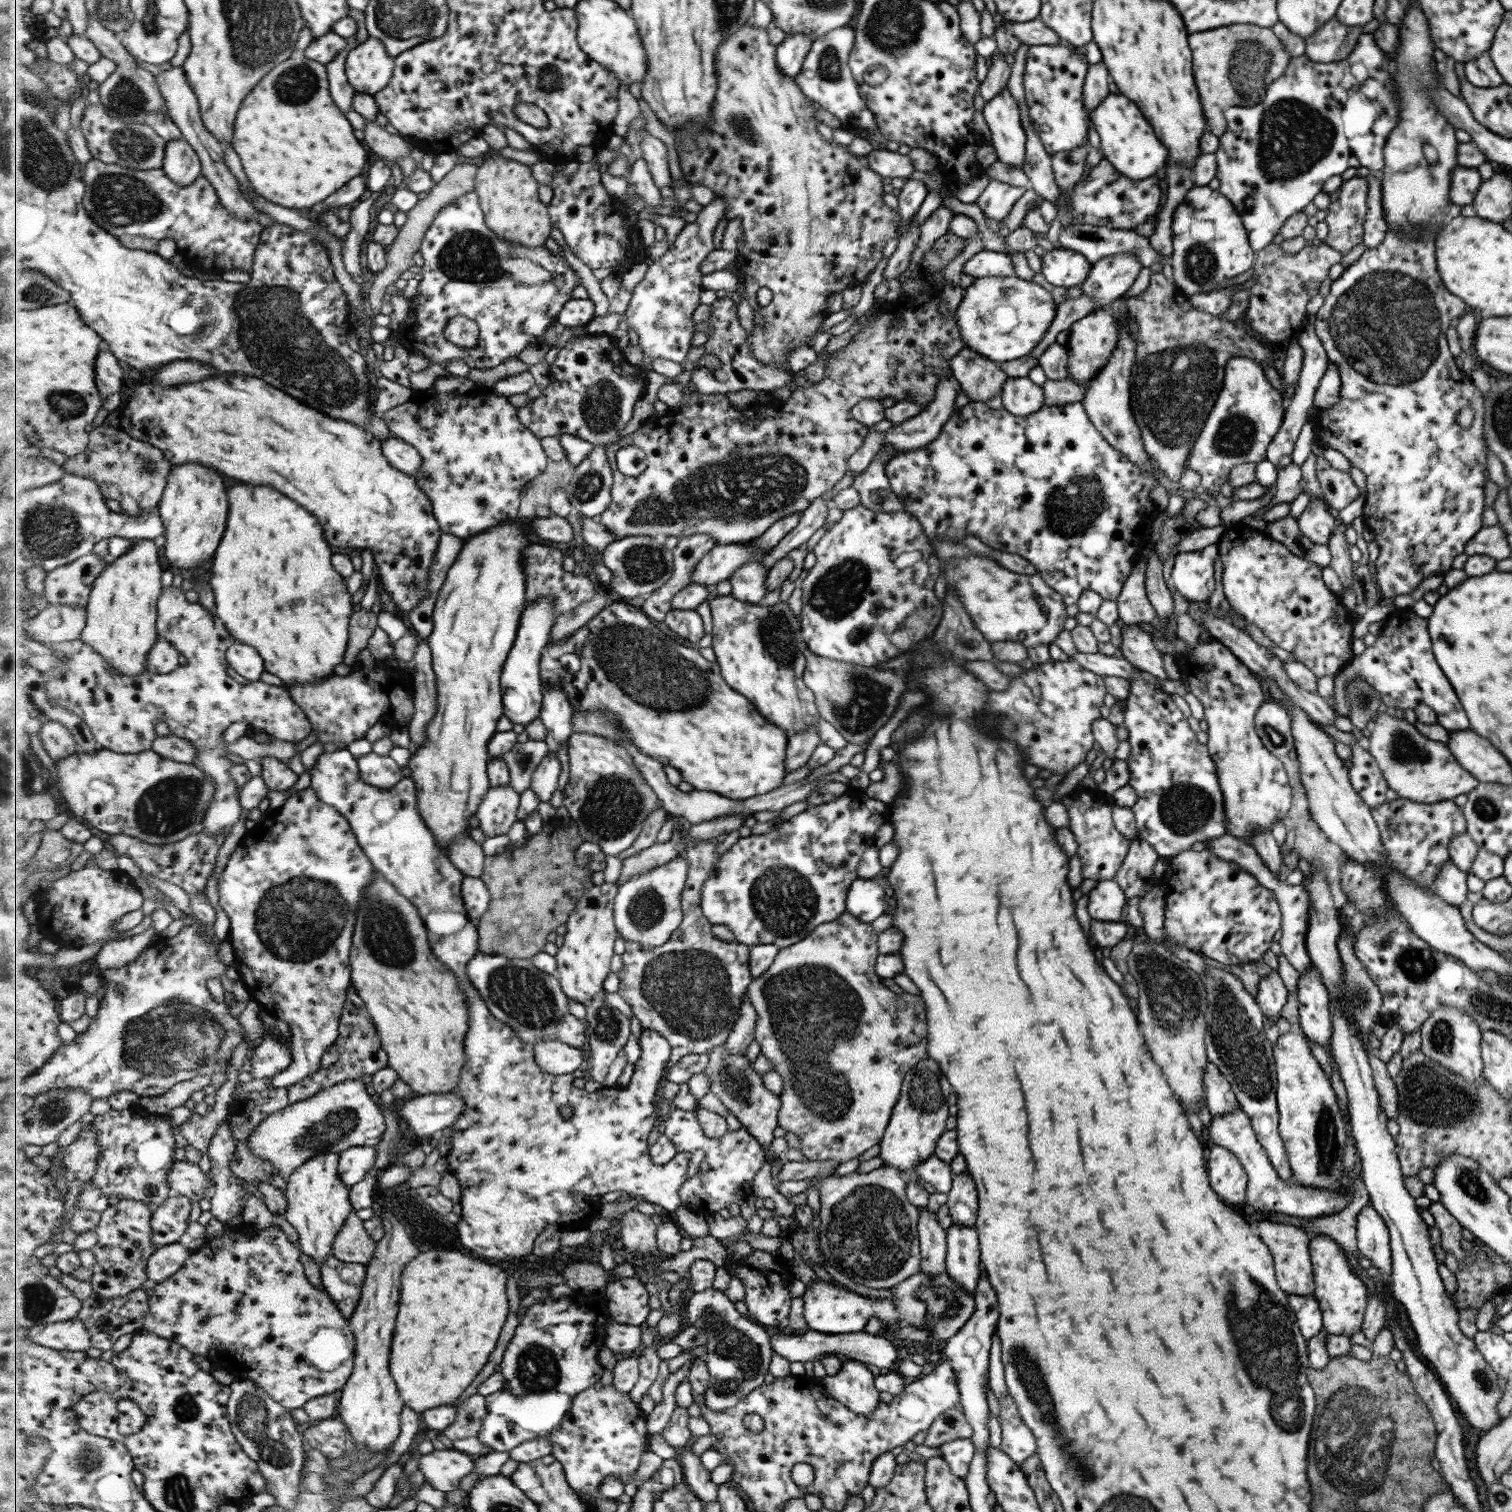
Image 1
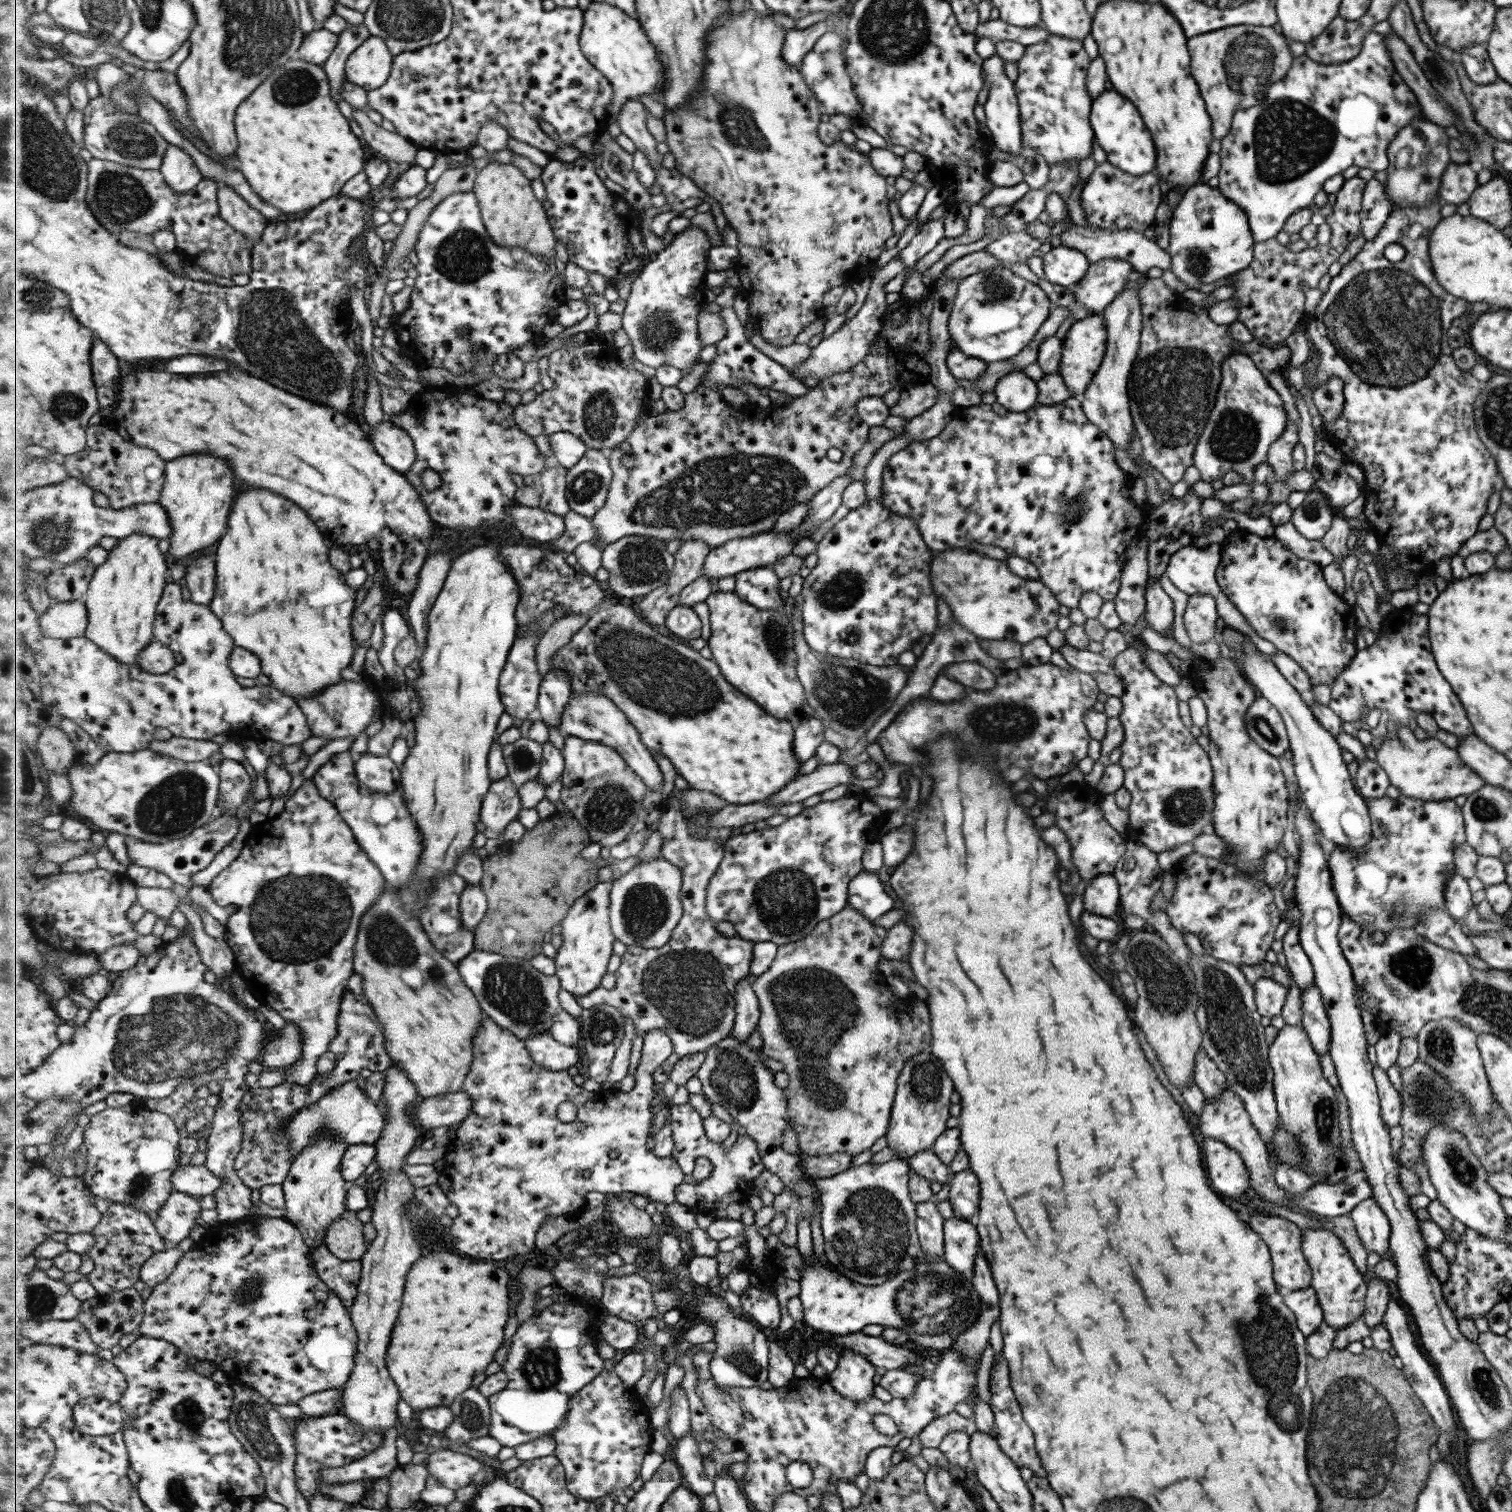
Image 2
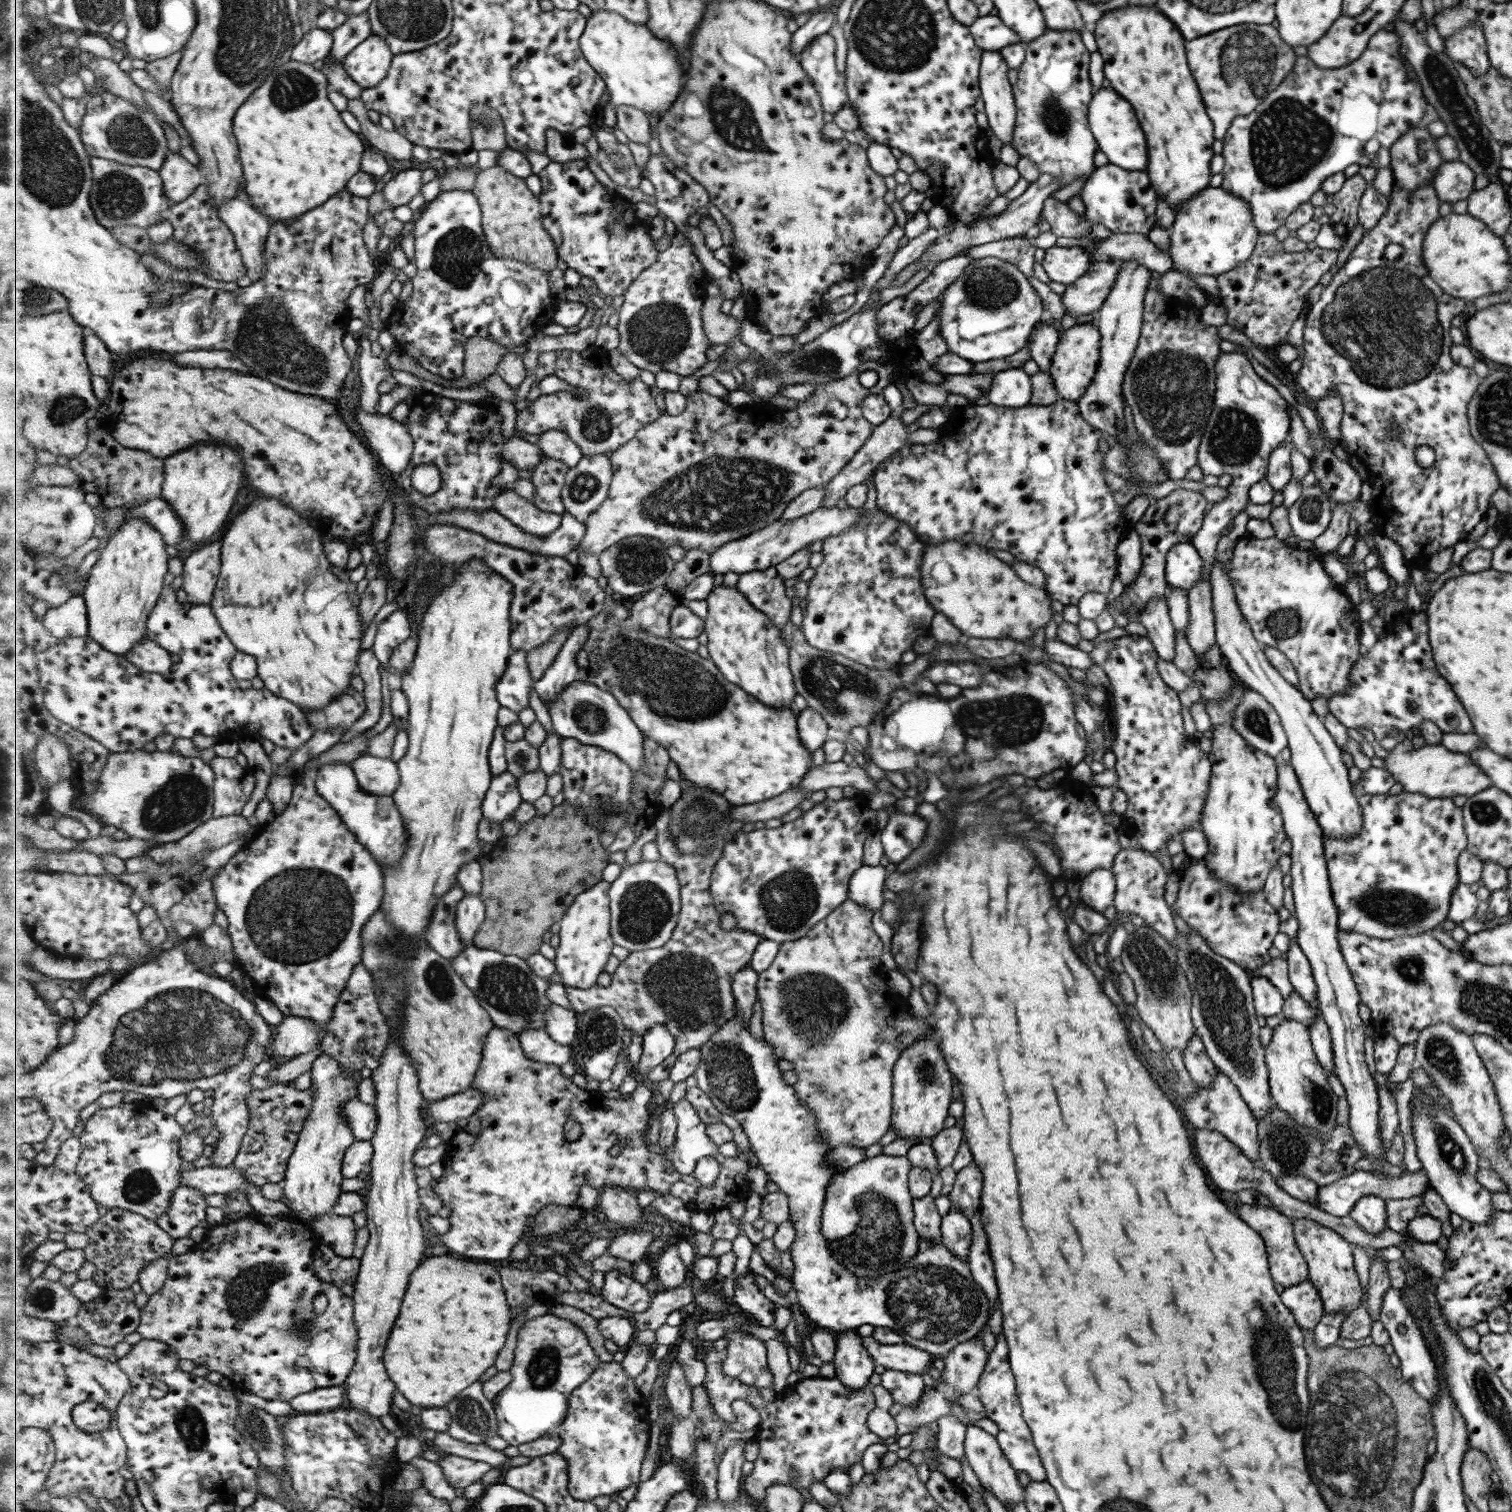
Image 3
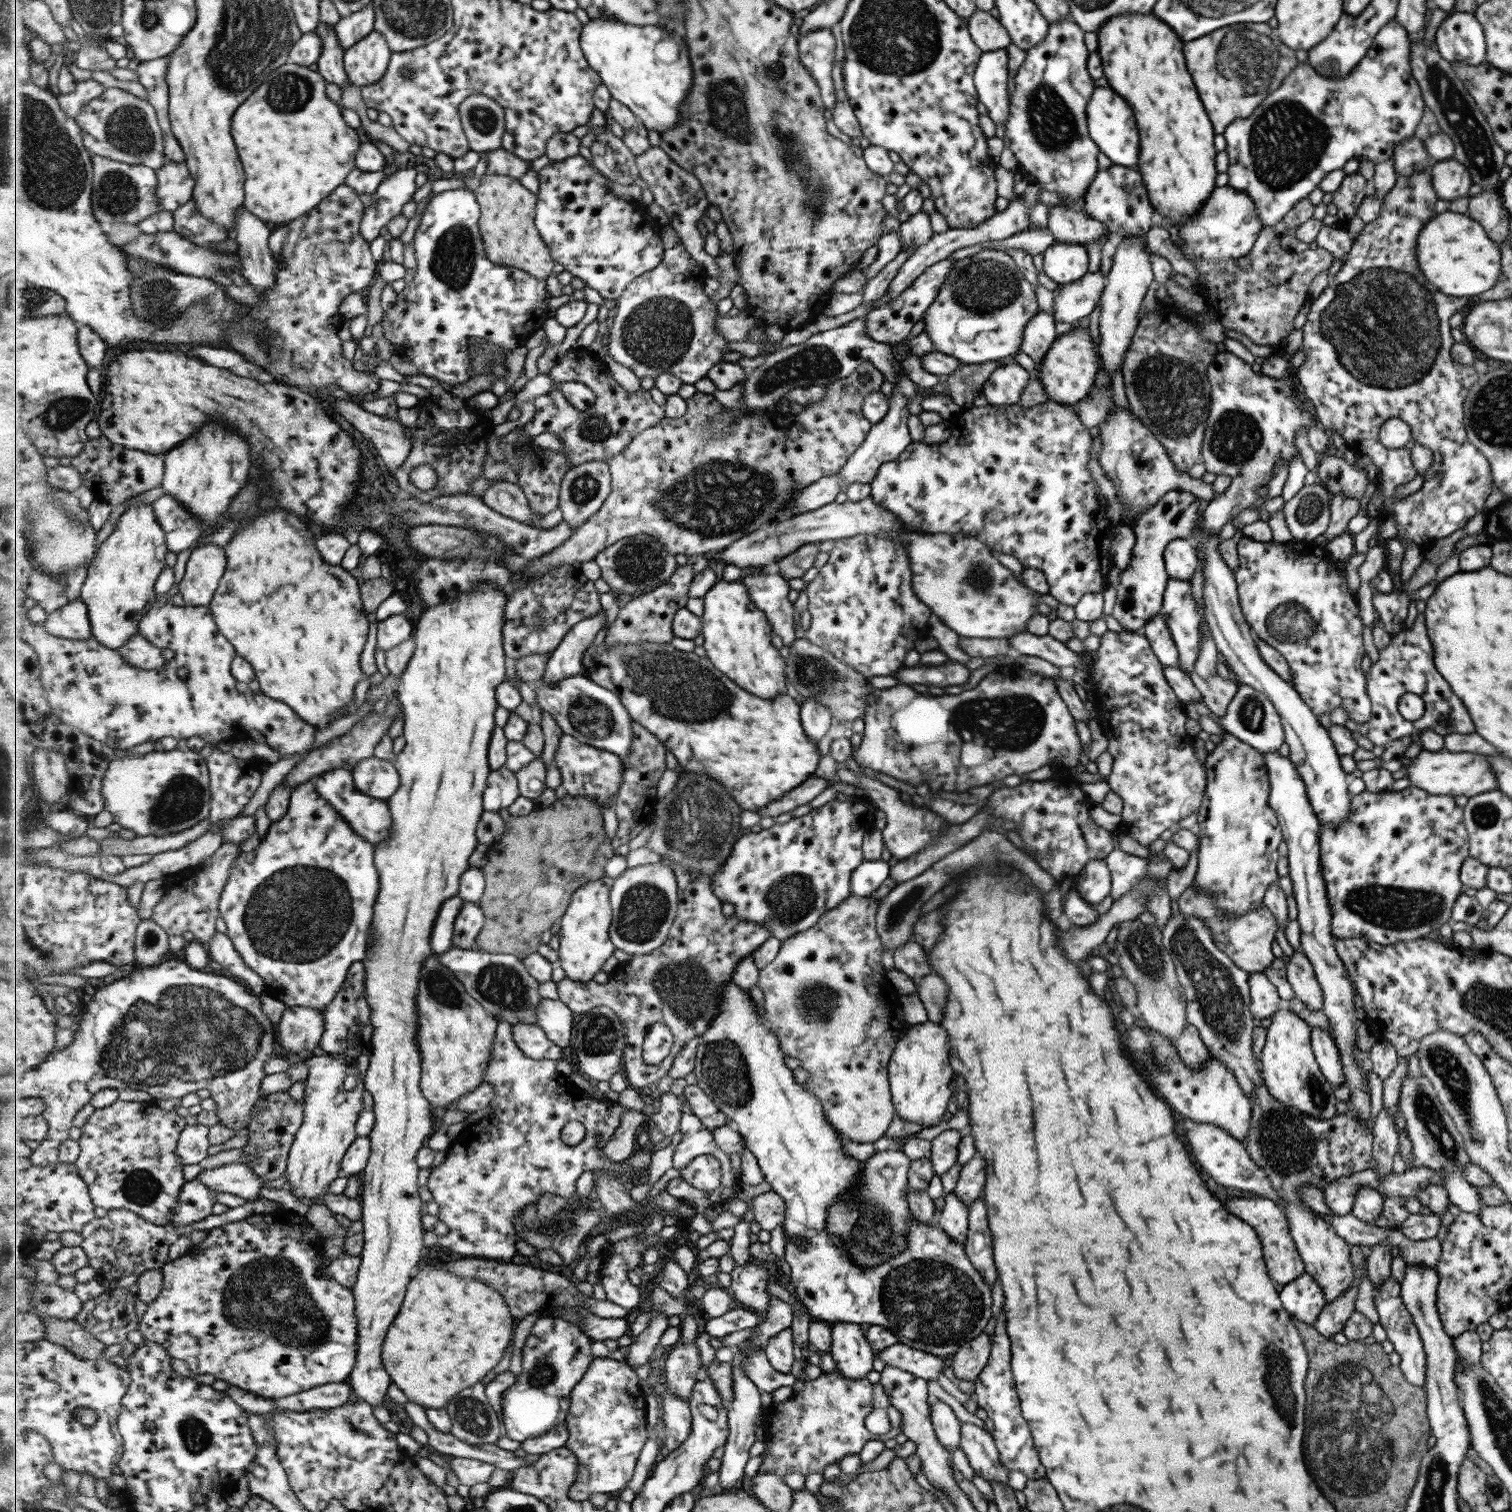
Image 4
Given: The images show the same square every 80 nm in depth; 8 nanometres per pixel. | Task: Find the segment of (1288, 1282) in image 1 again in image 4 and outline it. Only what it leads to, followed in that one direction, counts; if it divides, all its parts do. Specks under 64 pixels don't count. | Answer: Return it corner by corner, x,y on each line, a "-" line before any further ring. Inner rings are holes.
1260,1195
1247,1196
1247,1198
1245,1196
1243,1198
1228,1197
1225,1209
1255,1231
1261,1244
1264,1265
1271,1280
1284,1285
1297,1278
1304,1271
1304,1264
1292,1241
1285,1214
1271,1200

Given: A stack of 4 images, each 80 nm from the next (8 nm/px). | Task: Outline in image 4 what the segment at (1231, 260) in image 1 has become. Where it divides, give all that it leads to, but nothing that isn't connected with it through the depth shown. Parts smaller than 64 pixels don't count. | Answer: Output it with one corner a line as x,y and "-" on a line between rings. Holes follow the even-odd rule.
1224,185
1215,187
1200,210
1176,228
1179,242
1174,247
1193,267
1201,260
1235,260
1251,251
1262,228
1250,196

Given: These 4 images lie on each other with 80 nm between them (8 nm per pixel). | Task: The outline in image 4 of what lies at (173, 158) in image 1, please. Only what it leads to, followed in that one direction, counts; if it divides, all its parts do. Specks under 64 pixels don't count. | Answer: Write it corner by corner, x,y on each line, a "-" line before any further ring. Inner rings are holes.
167,162
158,171
156,195
161,207
173,214
179,207
194,198
197,181
186,162

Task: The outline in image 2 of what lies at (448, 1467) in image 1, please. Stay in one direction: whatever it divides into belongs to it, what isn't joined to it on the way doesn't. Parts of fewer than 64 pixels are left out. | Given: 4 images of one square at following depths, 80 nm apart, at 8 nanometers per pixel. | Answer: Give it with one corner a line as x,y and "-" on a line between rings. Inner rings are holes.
447,1448
431,1453
424,1463
440,1484
453,1491
469,1486
481,1470
488,1469
476,1458

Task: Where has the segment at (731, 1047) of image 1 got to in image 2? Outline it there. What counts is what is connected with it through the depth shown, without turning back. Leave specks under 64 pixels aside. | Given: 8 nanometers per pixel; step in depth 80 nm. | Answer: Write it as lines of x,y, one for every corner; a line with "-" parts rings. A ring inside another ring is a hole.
751,974
749,980
743,980
736,986
736,1021
732,1034
740,1041
749,1040
753,1030
760,1024
760,1002
753,988
755,978
755,975

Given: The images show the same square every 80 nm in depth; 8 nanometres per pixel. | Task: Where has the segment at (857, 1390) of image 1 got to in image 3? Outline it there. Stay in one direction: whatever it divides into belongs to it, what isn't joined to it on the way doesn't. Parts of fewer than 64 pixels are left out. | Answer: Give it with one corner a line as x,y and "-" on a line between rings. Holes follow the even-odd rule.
856,1330
835,1335
835,1350
832,1358
834,1377
849,1391
856,1391
869,1385
869,1376
873,1374
874,1362
862,1345
862,1338

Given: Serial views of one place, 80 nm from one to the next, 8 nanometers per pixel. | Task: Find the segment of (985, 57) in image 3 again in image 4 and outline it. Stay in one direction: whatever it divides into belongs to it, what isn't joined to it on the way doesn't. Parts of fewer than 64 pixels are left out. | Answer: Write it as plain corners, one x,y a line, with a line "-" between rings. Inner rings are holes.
997,49
991,52
982,52
978,58
972,81
978,96
978,101
988,110
987,116
994,124
1004,124
1008,115
1007,96
1007,53
1005,49

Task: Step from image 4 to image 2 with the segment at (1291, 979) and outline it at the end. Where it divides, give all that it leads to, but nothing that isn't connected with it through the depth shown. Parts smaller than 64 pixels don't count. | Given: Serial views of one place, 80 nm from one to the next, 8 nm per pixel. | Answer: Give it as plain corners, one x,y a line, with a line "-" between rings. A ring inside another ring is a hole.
1291,917
1291,927
1287,929
1282,937
1282,951
1286,967
1290,976
1293,978
1293,984
1303,991
1314,984
1312,975
1312,966
1307,955
1300,947
1298,939
1298,922

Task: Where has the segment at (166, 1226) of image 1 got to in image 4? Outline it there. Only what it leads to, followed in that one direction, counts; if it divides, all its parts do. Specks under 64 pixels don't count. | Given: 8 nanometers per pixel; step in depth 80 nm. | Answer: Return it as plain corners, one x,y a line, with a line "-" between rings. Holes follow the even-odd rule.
196,1176
181,1189
179,1207
175,1209
166,1229
172,1234
178,1227
184,1227
211,1216
215,1204
217,1204
217,1192
205,1186

